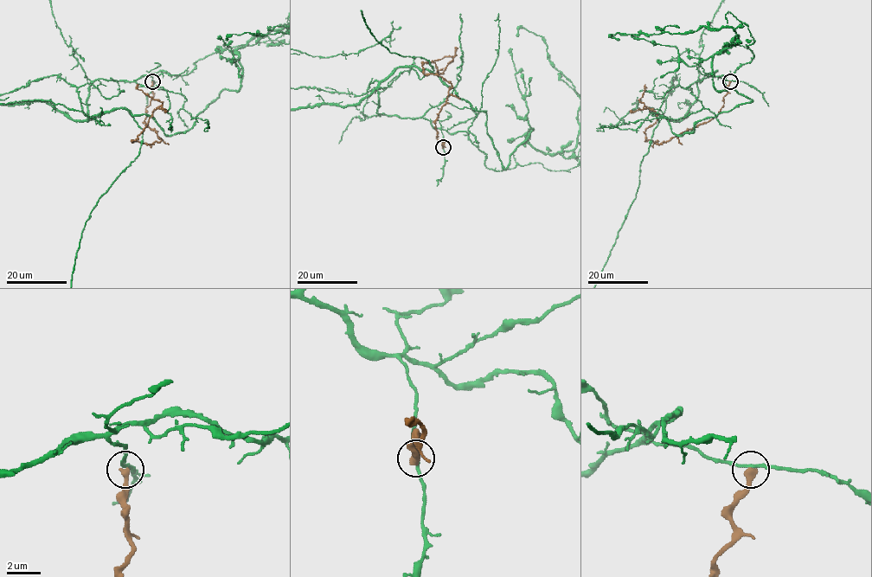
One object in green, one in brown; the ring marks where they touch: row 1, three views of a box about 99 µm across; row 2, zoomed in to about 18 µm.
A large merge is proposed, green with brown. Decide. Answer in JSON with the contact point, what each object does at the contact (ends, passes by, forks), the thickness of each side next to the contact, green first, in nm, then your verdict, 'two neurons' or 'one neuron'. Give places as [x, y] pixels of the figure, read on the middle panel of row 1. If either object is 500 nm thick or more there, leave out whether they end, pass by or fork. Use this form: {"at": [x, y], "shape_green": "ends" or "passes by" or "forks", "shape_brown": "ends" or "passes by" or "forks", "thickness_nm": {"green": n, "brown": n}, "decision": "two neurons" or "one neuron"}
{"at": [443, 147], "shape_green": "passes by", "shape_brown": "ends", "thickness_nm": {"green": 170, "brown": 440}, "decision": "two neurons"}

